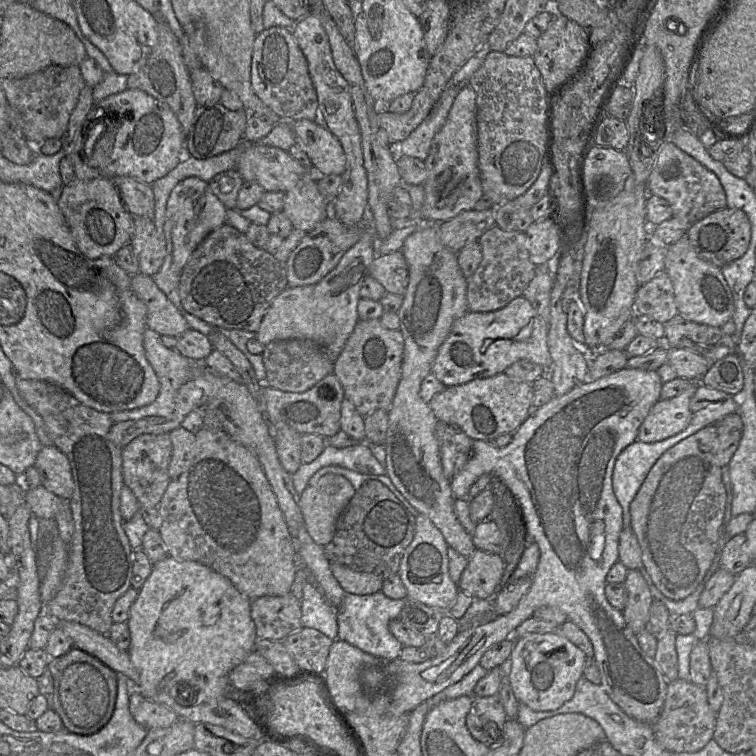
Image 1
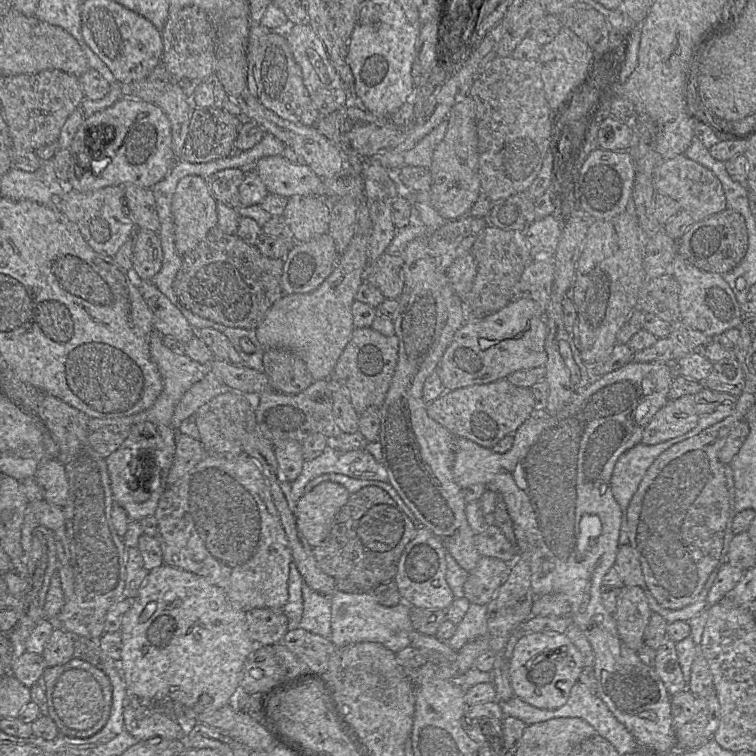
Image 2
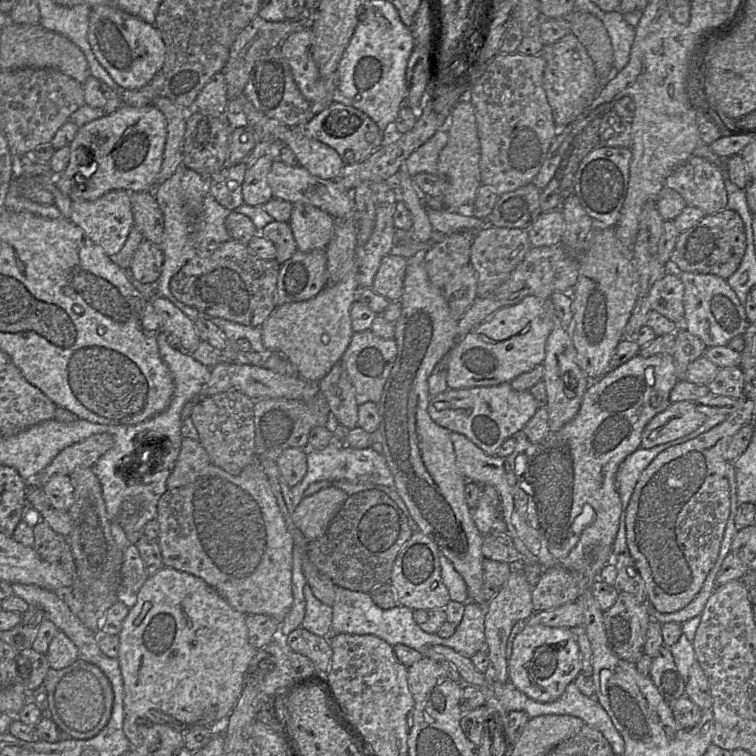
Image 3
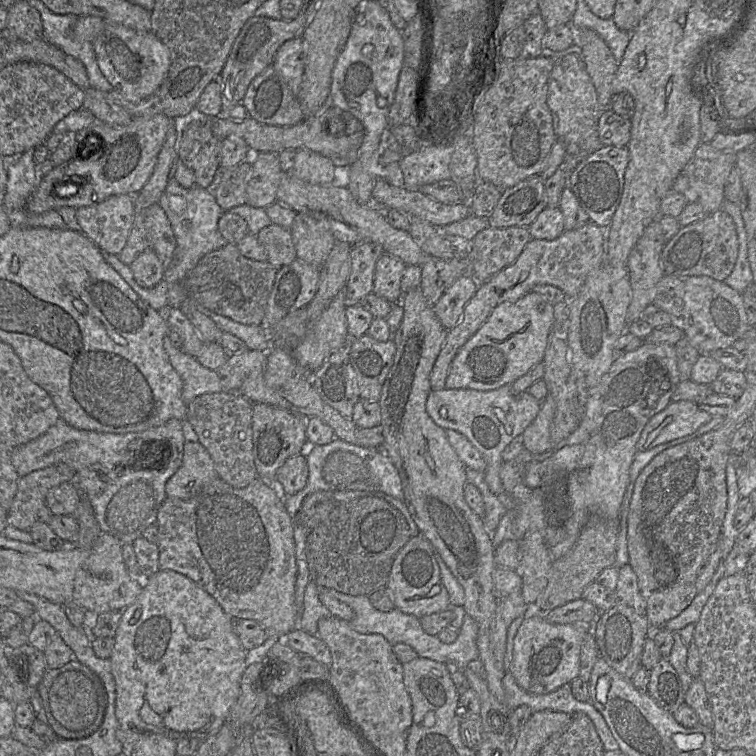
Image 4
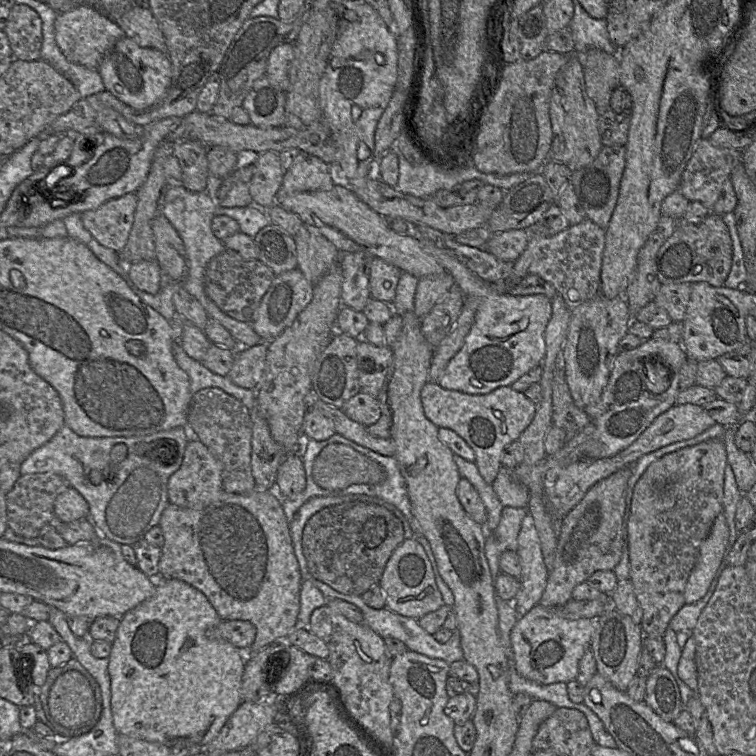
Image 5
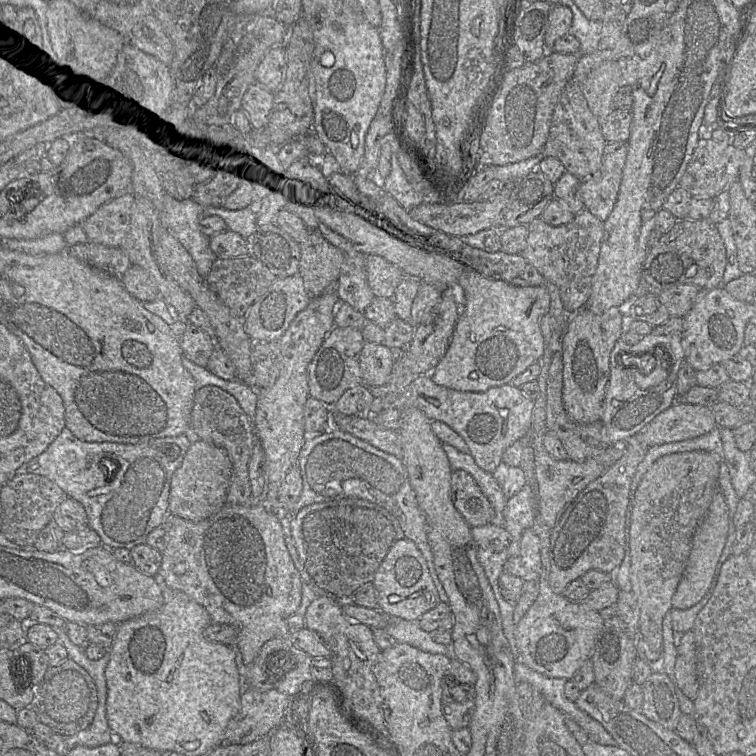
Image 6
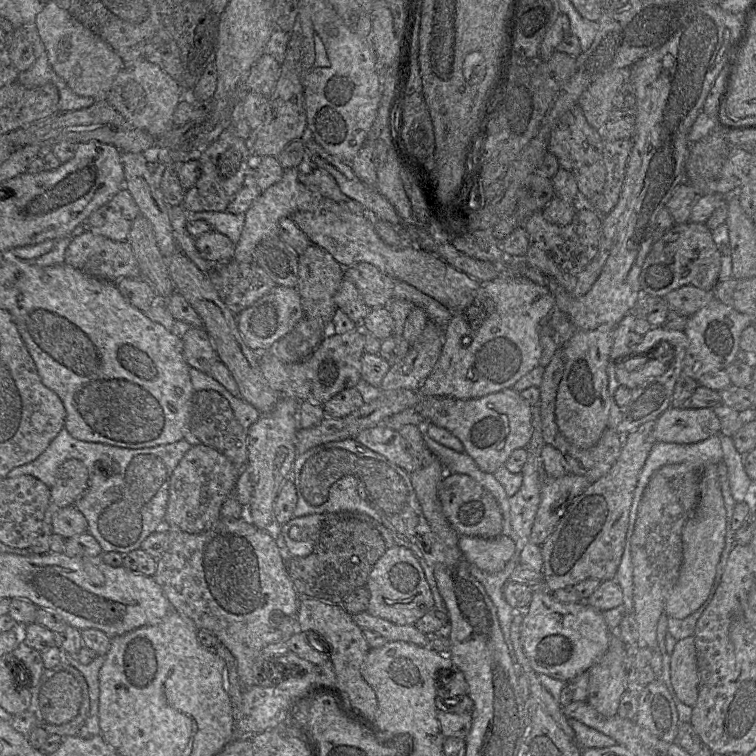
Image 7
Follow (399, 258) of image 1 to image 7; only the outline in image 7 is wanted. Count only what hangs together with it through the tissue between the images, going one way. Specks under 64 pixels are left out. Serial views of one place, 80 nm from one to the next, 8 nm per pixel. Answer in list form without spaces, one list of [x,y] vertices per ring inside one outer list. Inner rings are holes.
[[[367,262],[344,268],[343,276],[357,288],[360,297],[370,308],[385,307],[392,299],[395,281]]]

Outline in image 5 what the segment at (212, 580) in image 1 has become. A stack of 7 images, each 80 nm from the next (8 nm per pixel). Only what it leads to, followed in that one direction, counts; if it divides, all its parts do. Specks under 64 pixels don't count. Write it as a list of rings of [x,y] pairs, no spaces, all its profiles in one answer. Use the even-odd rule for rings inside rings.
[[[157,578],[156,593],[153,597],[128,611],[122,618],[109,656],[109,675],[111,679],[111,708],[113,722],[118,734],[163,744],[169,748],[185,745],[189,749],[205,749],[221,732],[230,716],[242,703],[241,686],[247,656],[226,640],[208,637],[208,631],[217,628],[223,621],[208,598],[198,589],[177,579]]]

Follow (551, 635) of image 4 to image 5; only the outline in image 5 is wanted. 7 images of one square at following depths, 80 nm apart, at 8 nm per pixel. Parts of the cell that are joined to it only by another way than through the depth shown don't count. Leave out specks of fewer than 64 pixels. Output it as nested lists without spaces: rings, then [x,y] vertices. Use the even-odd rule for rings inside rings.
[[[535,605],[519,617],[511,631],[513,665],[517,672],[528,680],[545,685],[576,679],[579,662],[590,649],[595,620],[566,619],[557,615],[551,607]]]

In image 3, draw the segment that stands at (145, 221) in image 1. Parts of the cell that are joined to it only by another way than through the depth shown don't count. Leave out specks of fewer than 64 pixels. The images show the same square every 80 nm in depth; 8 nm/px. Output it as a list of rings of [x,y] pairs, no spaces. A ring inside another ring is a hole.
[[[144,239],[134,253],[130,272],[143,284],[156,283],[162,272],[164,254],[161,246]]]

